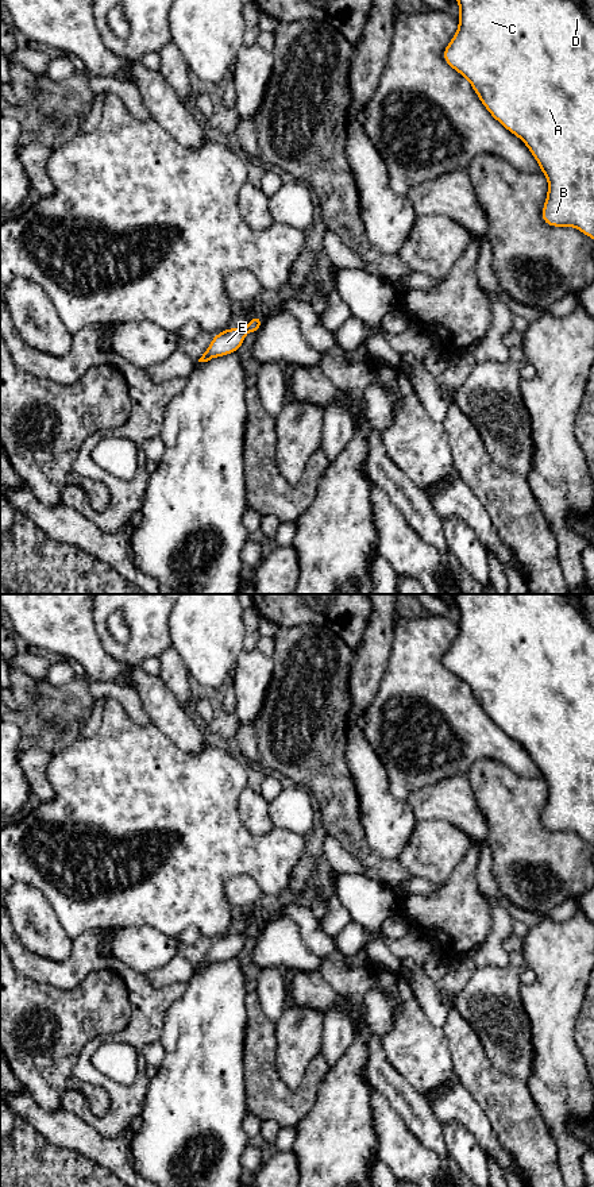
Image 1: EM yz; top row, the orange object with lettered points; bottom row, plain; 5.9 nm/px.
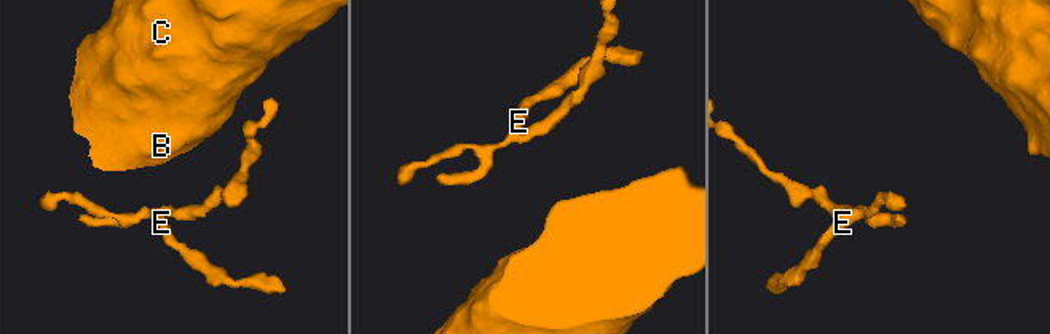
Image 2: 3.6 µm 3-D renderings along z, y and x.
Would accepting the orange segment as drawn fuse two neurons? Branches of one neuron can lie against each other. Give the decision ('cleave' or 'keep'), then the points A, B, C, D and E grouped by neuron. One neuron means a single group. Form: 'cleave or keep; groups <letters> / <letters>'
keep; groups A B C D E

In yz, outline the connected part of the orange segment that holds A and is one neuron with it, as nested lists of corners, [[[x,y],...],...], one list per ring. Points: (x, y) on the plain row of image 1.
[[[452,594],[452,598],[459,609],[459,631],[443,664],[471,689],[489,718],[518,741],[539,767],[548,786],[543,826],[551,832],[575,832],[594,844],[594,594]]]

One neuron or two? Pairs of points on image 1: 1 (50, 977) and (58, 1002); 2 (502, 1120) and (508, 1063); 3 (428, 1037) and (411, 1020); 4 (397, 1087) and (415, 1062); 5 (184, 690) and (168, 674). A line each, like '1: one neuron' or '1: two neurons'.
1: two neurons
2: two neurons
3: one neuron
4: two neurons
5: one neuron

